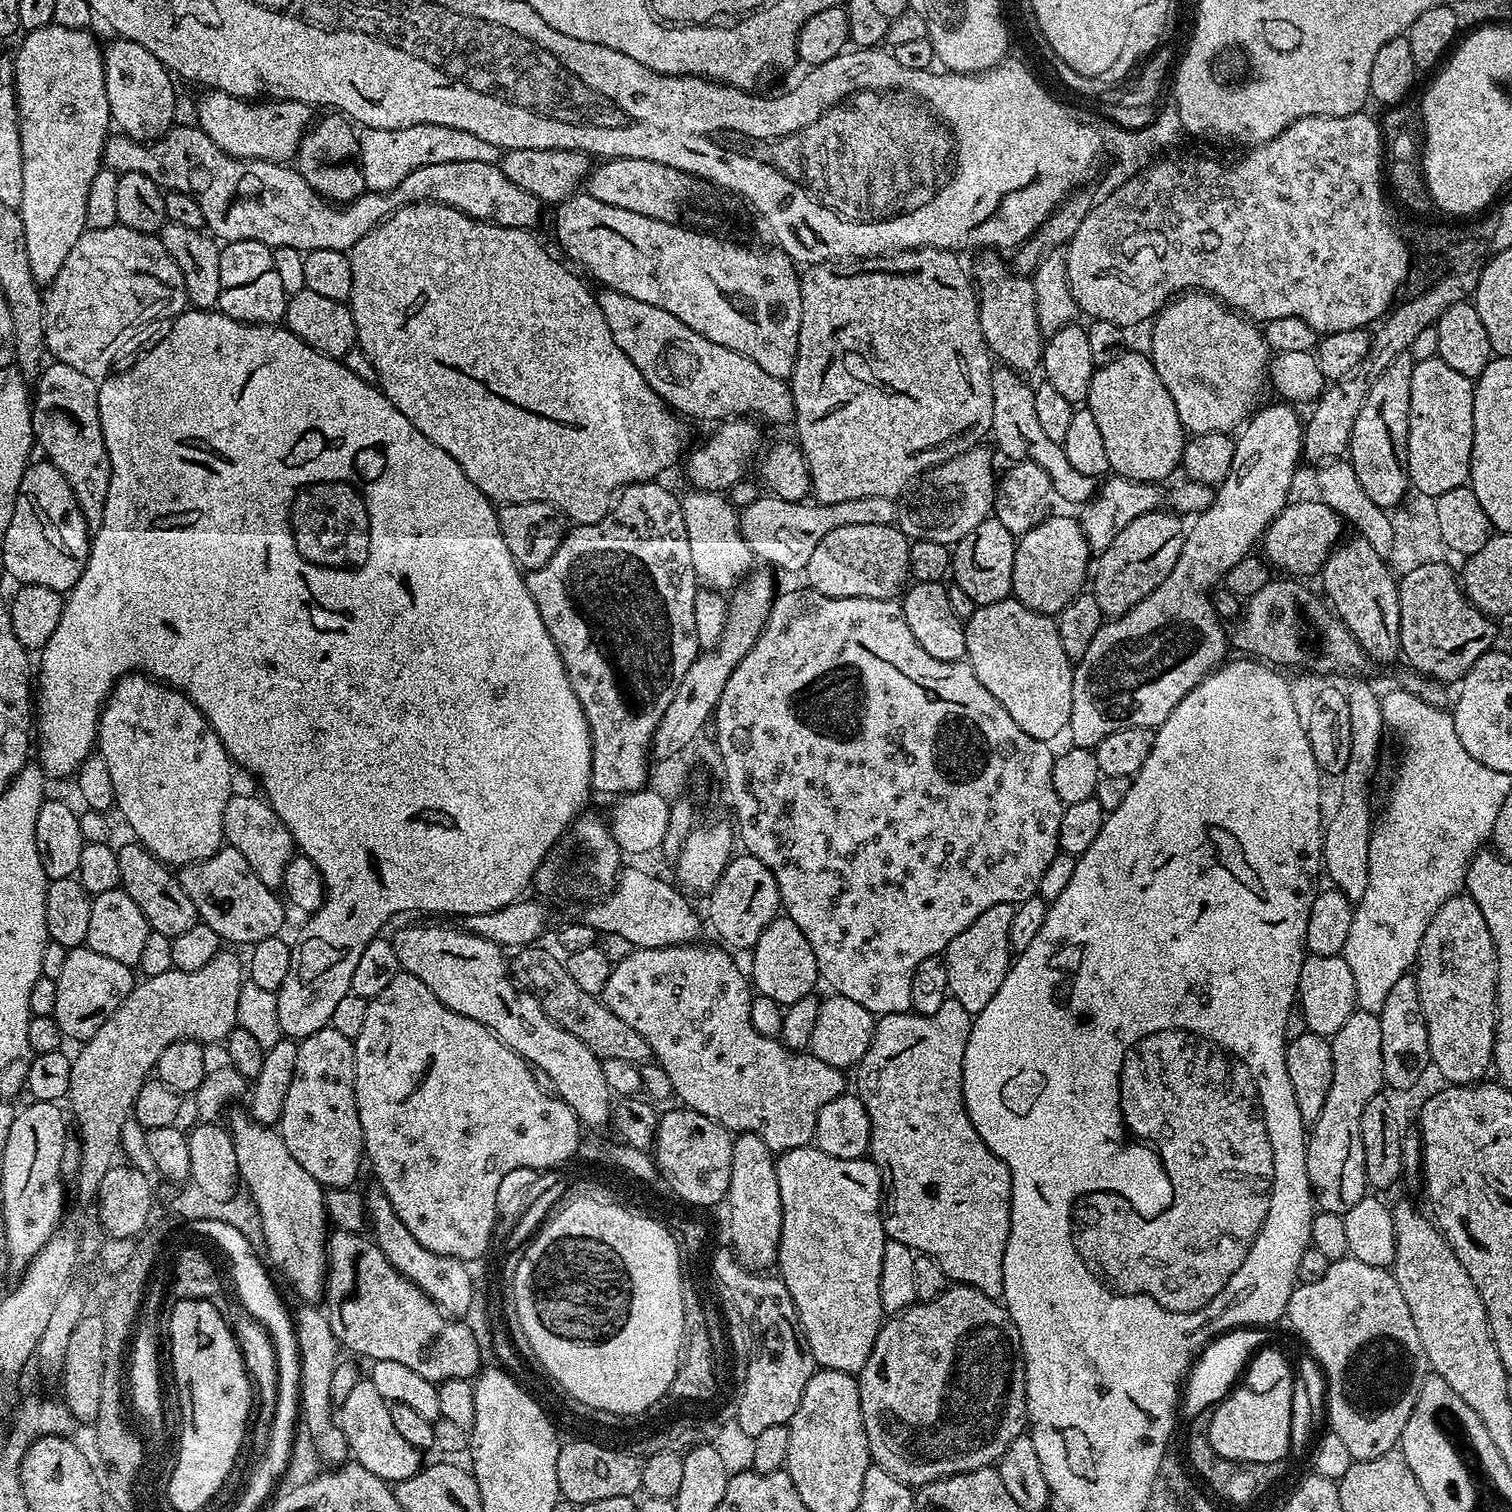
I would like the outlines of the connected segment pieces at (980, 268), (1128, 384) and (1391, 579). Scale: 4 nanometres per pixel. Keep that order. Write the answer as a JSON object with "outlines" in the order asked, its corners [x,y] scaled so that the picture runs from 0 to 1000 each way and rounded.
{"outlines":[[[[653,165],[645,170],[646,175],[642,175],[642,182],[644,186],[644,190],[648,199],[648,215],[651,226],[653,227],[653,232],[663,243],[670,243],[675,247],[681,247],[688,243],[689,233],[692,227],[691,223],[688,219],[688,211],[687,210],[687,202],[685,202],[685,189],[679,182],[673,182],[665,174],[663,169]]],[[[745,231],[742,237],[726,243],[721,253],[718,265],[721,274],[729,284],[733,309],[737,314],[754,319],[767,320],[775,312],[781,309],[784,284],[776,271],[774,258],[766,250],[761,235]]],[[[900,356],[895,356],[890,356],[886,361],[882,362],[880,368],[876,372],[874,382],[876,381],[876,392],[875,392],[875,394],[881,404],[892,415],[893,419],[899,426],[904,436],[907,438],[913,437],[914,438],[918,439],[921,436],[924,436],[926,434],[926,404],[925,403],[926,390],[925,384],[919,376],[919,371],[913,368],[911,364],[906,361],[906,358]]]]}

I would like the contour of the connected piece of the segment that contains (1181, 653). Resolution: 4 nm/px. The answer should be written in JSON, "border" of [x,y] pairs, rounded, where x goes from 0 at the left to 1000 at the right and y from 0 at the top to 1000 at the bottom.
{"border":[[[844,266],[844,268],[839,267],[836,271],[835,270],[822,281],[821,285],[819,286],[821,288],[817,289],[817,297],[816,298],[816,306],[813,306],[813,313],[811,313],[810,318],[804,323],[802,333],[788,345],[789,347],[787,347],[783,355],[782,366],[779,366],[779,372],[776,372],[776,377],[774,377],[771,385],[769,385],[769,388],[764,389],[757,397],[750,400],[744,407],[739,407],[728,413],[726,419],[724,419],[724,425],[721,425],[718,433],[716,433],[714,437],[710,441],[708,478],[705,484],[706,486],[709,486],[708,491],[711,494],[724,495],[725,493],[728,492],[731,487],[743,481],[761,481],[763,483],[767,481],[769,478],[771,478],[771,475],[774,475],[776,467],[779,467],[779,464],[782,464],[782,462],[784,462],[784,459],[787,459],[787,456],[790,456],[790,454],[794,452],[800,446],[804,444],[808,439],[810,438],[811,435],[813,433],[812,431],[812,429],[813,430],[813,423],[812,420],[810,421],[810,413],[805,407],[804,401],[802,399],[802,390],[809,384],[810,380],[814,376],[819,374],[819,372],[821,372],[821,369],[827,367],[830,363],[828,362],[830,360],[831,362],[834,359],[836,351],[839,350],[840,345],[853,332],[853,329],[855,327],[855,326],[854,327],[854,319],[857,317],[857,309],[861,307],[862,298],[862,280],[861,275],[857,273],[859,272],[851,266]]]}

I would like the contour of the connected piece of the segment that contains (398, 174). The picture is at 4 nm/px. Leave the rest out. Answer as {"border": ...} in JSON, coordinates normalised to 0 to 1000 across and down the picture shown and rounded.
{"border":[[[277,82],[276,83],[261,85],[261,86],[253,86],[252,85],[240,84],[237,89],[238,109],[239,110],[241,124],[244,127],[257,127],[263,123],[272,112],[277,110],[287,109],[289,107],[313,106],[330,108],[332,99],[319,91],[315,91],[313,89],[306,86],[300,86],[300,84],[291,84],[286,82]]]}

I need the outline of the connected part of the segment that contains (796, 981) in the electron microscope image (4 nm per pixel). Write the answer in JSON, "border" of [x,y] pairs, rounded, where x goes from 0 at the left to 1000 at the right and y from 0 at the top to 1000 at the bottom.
{"border":[[[514,605],[513,608],[509,610],[509,612],[507,612],[507,615],[504,615],[501,623],[496,628],[496,632],[497,632],[496,648],[502,658],[507,660],[512,660],[512,663],[515,663],[517,665],[528,663],[528,660],[531,659],[538,658],[538,654],[537,653],[541,651],[542,645],[540,634],[538,634],[538,628],[536,628],[536,623],[533,623],[530,615],[528,615],[526,610],[521,608],[521,605]]]}

